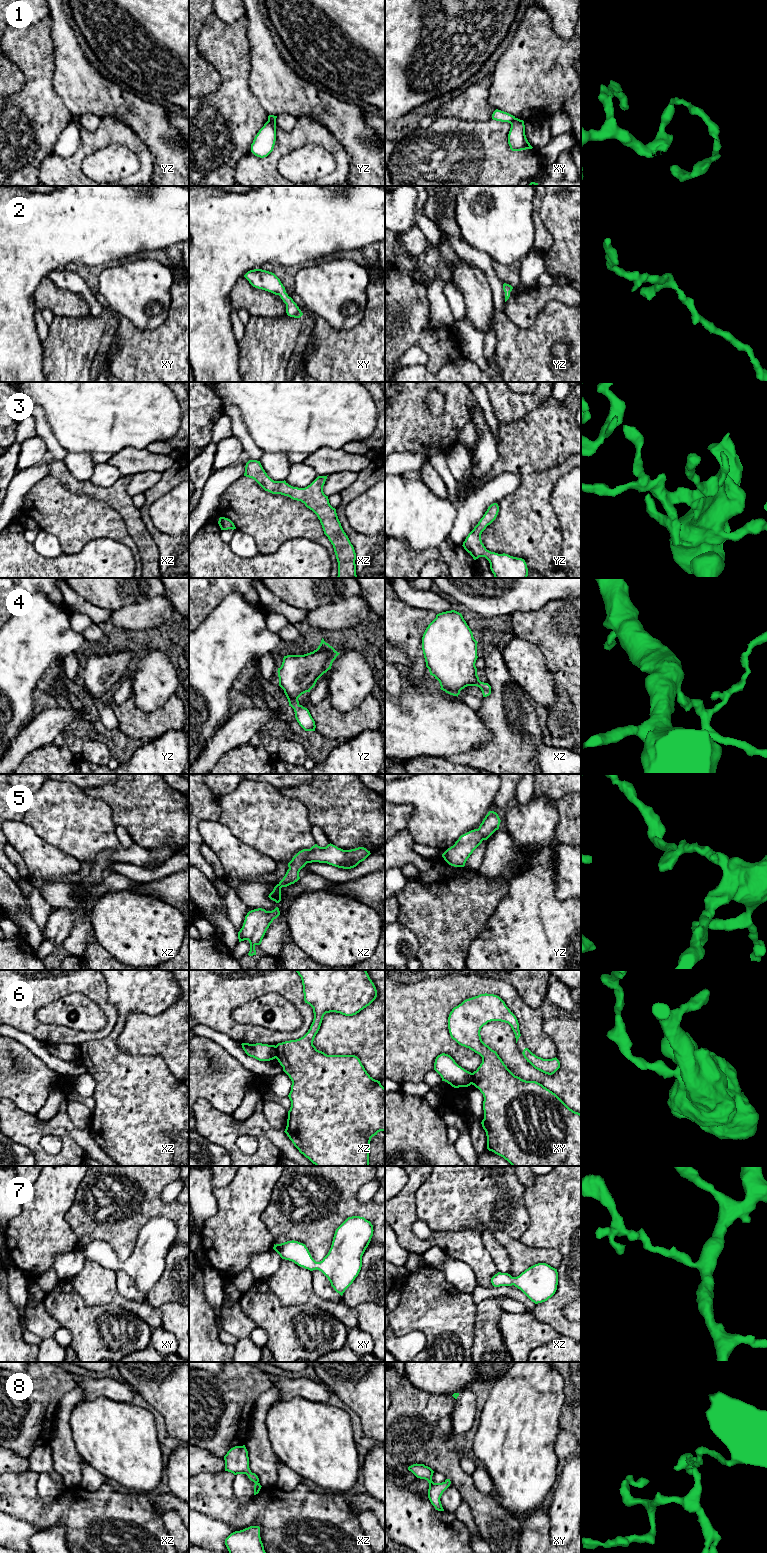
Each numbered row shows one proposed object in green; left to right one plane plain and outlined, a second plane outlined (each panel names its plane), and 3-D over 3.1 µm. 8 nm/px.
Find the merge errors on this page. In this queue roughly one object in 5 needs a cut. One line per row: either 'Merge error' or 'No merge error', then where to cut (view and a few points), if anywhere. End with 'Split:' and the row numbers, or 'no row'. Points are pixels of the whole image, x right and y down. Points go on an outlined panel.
1: Merge error. Split along xy (515, 118), (510, 123)
2: No merge error. No split
3: No merge error. No split
4: No merge error. No split
5: No merge error. No split
6: Merge error. Split along xz (275, 1046), (276, 1057)
7: No merge error. No split
8: No merge error. No split
Split: 1, 6

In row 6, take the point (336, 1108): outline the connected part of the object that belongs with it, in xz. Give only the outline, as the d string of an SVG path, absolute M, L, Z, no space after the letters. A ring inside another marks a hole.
M366 970L295 971L301 977L304 1001L313 1008L314 1019L303 1037L276 1045L276 1059L292 1081L288 1095L291 1107L284 1132L299 1152L316 1166L369 1166L371 1138L385 1131L385 1088L367 1073L357 1056L327 1055L317 1050L313 1041L326 1013L356 1015L376 999L376 987Z

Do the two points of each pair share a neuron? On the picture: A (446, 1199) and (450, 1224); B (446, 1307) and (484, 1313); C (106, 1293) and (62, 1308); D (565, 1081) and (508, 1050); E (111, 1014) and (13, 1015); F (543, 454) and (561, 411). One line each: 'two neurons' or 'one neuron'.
A: one neuron
B: two neurons
C: two neurons
D: one neuron
E: one neuron
F: one neuron

